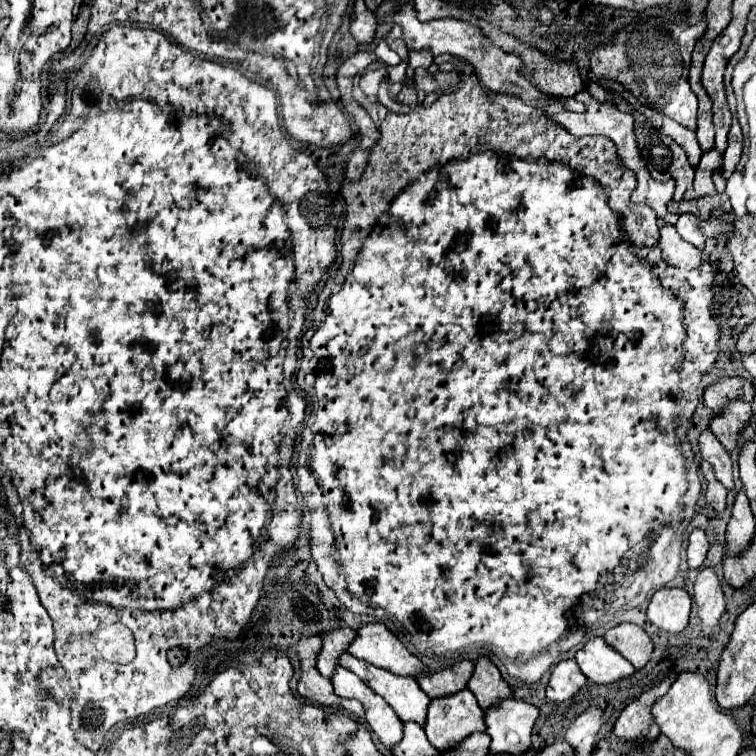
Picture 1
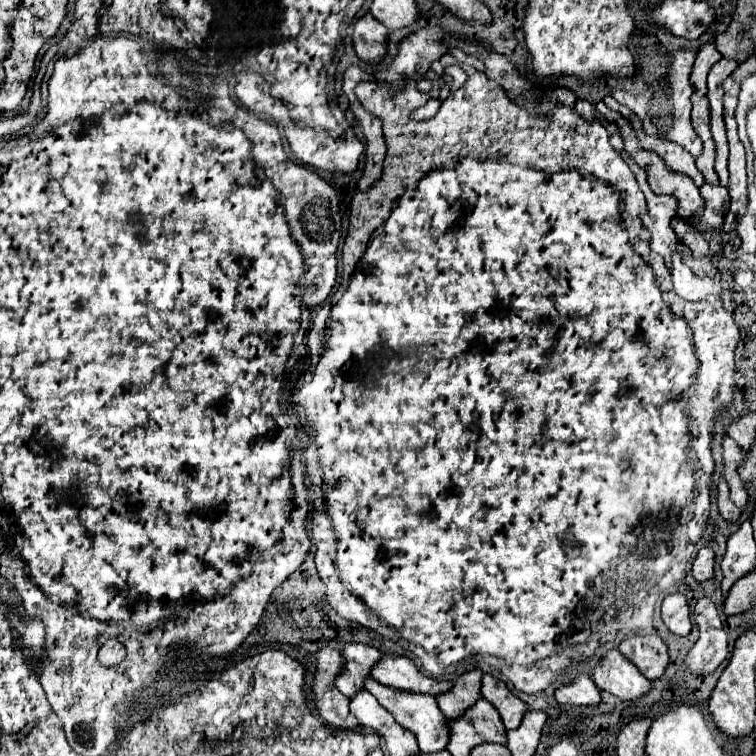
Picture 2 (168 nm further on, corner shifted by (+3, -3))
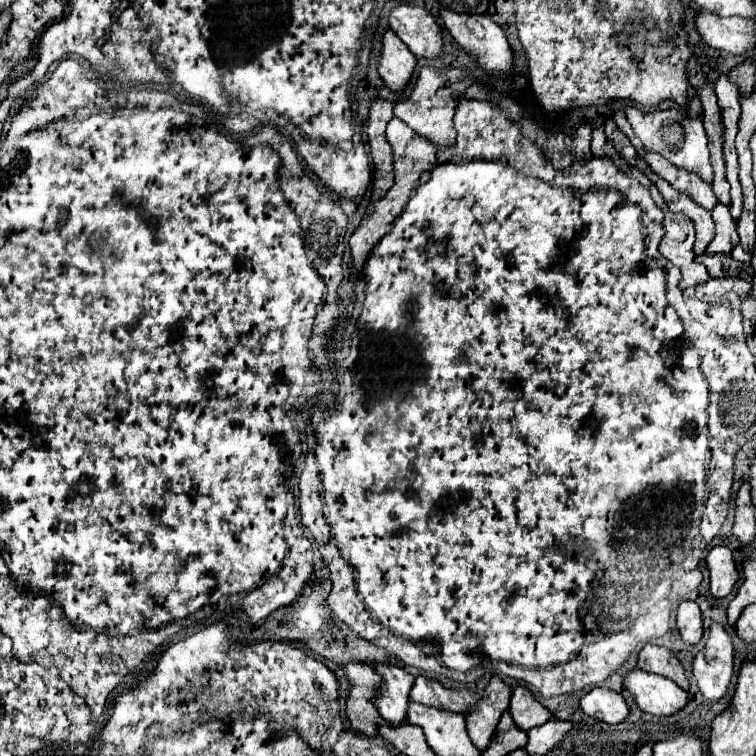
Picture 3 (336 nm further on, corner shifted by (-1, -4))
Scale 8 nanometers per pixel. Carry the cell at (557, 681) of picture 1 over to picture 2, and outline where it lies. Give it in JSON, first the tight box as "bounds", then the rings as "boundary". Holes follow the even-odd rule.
{"bounds":[555,676,601,706],"boundary":[[[579,676],[575,682],[561,686],[555,692],[557,702],[561,704],[575,704],[575,706],[599,706],[601,704],[601,690],[589,676]]]}

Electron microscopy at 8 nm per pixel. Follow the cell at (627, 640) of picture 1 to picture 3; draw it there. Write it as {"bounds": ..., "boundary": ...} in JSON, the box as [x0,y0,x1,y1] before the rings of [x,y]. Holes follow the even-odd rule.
{"bounds":[637,645,687,691],"boundary":[[[645,645],[641,651],[639,651],[639,657],[637,657],[637,667],[643,669],[643,671],[649,671],[649,673],[655,673],[655,675],[663,675],[671,681],[675,681],[681,689],[687,691],[687,677],[685,677],[685,671],[681,667],[681,663],[677,661],[677,657],[665,649],[665,647],[659,647],[659,645]]]}

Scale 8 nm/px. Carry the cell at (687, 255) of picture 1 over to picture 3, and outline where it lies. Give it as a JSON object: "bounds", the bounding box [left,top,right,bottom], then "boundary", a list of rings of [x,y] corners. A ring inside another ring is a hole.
{"bounds":[672,289,745,339],"boundary":[[[685,289],[683,291],[684,304],[674,304],[672,306],[681,321],[692,321],[692,316],[697,321],[703,321],[705,325],[711,327],[713,333],[723,335],[723,337],[737,337],[737,339],[745,339],[743,329],[741,329],[741,311],[739,311],[739,299],[737,295],[731,291],[727,293],[727,299],[733,303],[703,303],[701,299],[695,297],[695,289]]]}

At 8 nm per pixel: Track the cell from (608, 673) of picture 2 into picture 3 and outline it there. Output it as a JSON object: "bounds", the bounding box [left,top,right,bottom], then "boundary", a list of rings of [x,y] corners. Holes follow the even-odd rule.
{"bounds":[621,669,687,715],"boundary":[[[631,669],[621,675],[623,687],[633,695],[637,707],[651,715],[673,715],[687,703],[687,691],[671,679],[653,675],[641,669]]]}

